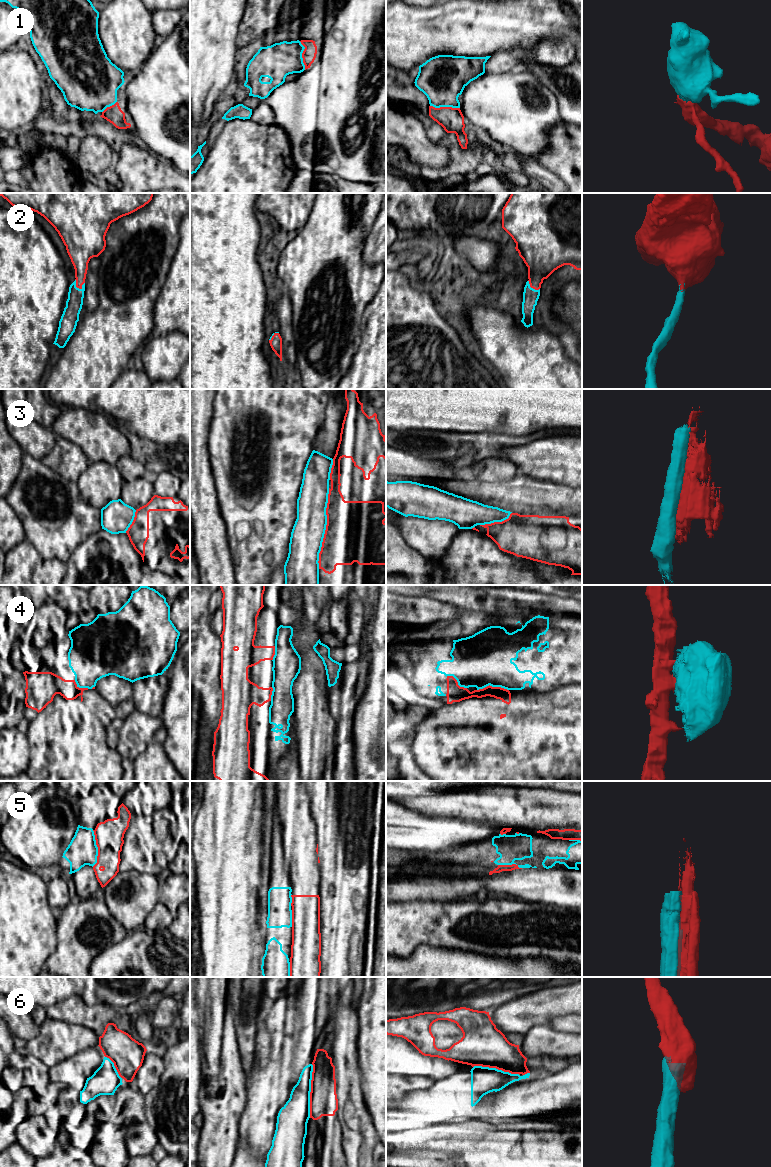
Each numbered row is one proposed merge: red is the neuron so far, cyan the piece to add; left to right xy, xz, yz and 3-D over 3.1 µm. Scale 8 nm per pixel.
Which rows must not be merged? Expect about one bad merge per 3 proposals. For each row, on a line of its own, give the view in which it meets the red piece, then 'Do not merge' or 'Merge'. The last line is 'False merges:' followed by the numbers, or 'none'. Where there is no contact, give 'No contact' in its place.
1: Touches red in yz. Merge
2: Touches red in xy. Merge
3: Touches red in xz. Do not merge
4: Touches red in yz. Do not merge
5: Touches red in xy. Do not merge
6: Touches red in xz. Do not merge
False merges: 3, 4, 5, 6

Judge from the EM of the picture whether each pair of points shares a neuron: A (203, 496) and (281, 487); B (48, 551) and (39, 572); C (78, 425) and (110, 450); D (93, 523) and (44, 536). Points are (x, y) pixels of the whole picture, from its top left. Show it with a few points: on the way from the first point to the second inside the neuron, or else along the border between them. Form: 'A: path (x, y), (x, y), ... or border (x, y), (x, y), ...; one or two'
A: border (211, 471), (214, 477), (217, 503), (222, 517); two
B: border (39, 554), (47, 560), (56, 558), (63, 562); two
C: path (86, 429), (91, 431), (102, 442); one
D: path (81, 523), (56, 524); one

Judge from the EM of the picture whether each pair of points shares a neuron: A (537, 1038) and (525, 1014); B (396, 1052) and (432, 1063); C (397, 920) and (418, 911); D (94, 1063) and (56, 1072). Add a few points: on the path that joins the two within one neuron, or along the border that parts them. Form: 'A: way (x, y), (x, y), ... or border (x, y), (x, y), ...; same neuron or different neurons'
A: border (549, 1025), (533, 1025), (520, 1038); different neurons
B: way (405, 1060), (411, 1063), (423, 1063); same neuron
C: way (402, 920), (409, 920), (413, 916); same neuron
D: way (85, 1063), (73, 1072), (65, 1072); same neuron

